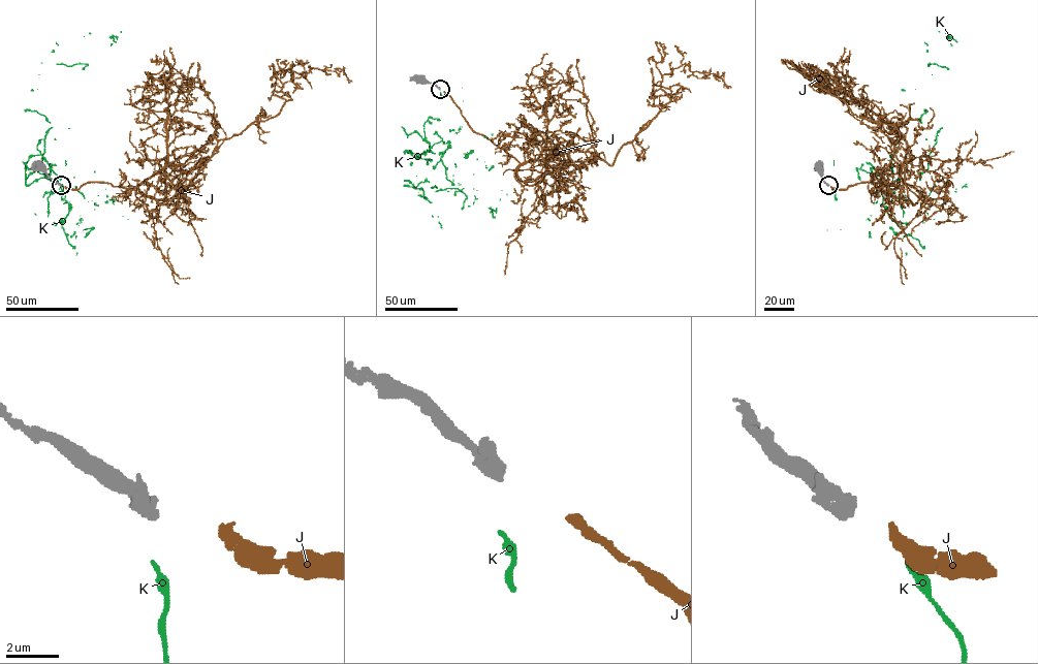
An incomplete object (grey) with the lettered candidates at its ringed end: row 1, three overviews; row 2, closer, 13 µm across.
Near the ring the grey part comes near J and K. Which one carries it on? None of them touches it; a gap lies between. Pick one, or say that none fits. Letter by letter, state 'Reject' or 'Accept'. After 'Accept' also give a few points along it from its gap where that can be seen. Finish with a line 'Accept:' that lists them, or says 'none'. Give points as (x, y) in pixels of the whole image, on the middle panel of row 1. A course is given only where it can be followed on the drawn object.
J: Accept. Its course: (443, 91), (474, 131), (521, 163), (587, 150), (610, 165), (670, 100), (663, 74), (688, 64), (731, 87)
K: Reject
Accept: J

